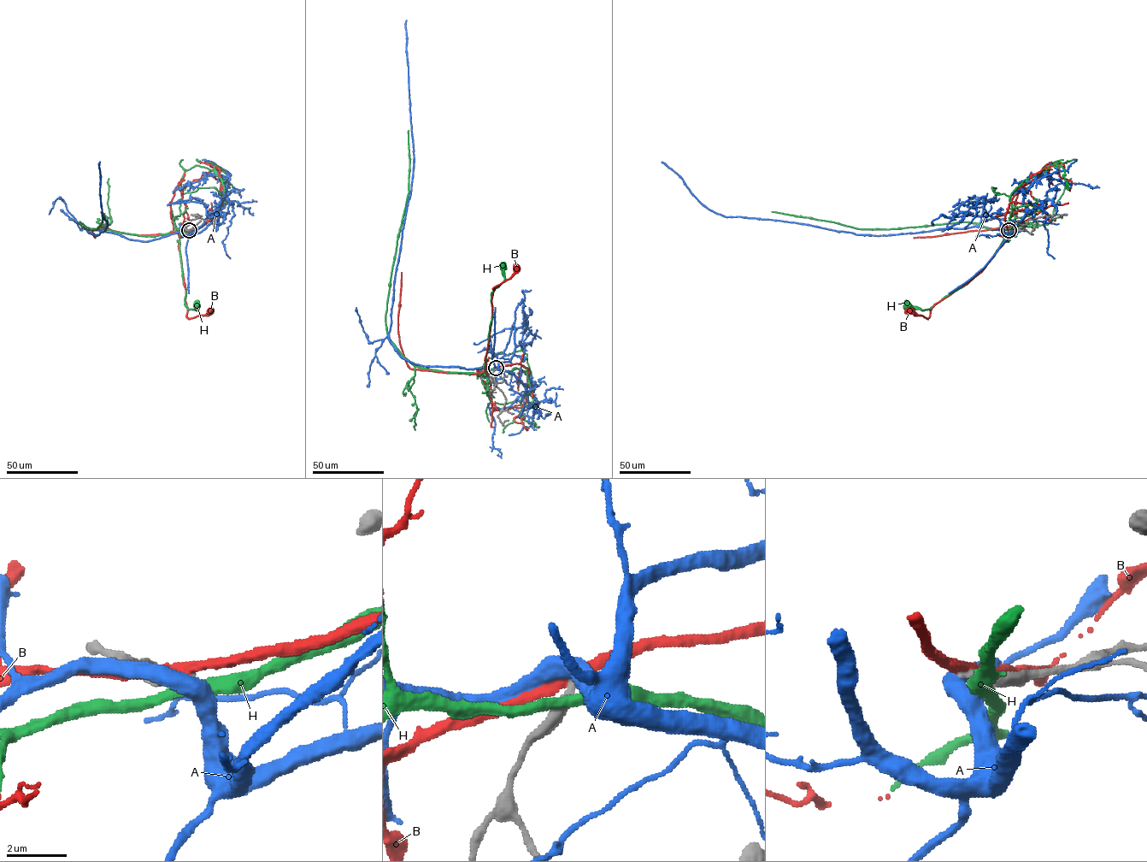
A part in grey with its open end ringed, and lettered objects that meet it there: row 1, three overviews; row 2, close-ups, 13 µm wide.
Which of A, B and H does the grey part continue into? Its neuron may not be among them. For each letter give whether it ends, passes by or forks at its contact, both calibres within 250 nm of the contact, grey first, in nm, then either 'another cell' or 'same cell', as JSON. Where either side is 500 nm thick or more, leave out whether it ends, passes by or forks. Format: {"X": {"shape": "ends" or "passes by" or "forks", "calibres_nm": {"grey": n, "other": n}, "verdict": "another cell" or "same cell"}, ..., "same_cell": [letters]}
{"A": {"calibres_nm": {"grey": 280, "other": 550}, "verdict": "another cell"}, "B": {"shape": "passes by", "calibres_nm": {"grey": 340, "other": 340}, "verdict": "another cell"}, "H": {"shape": "passes by", "calibres_nm": {"grey": 480, "other": 360}, "verdict": "another cell"}, "same_cell": []}

